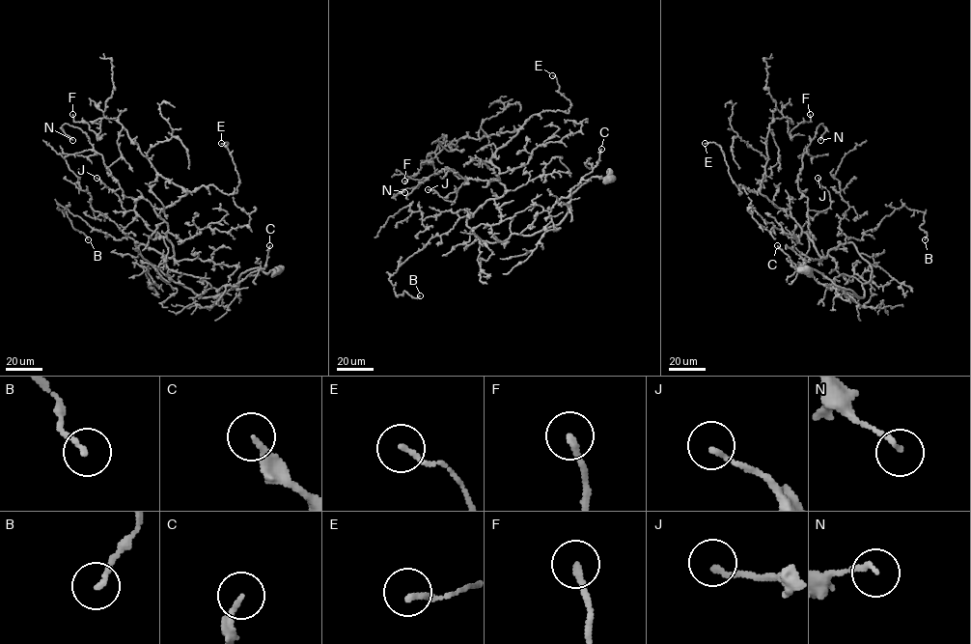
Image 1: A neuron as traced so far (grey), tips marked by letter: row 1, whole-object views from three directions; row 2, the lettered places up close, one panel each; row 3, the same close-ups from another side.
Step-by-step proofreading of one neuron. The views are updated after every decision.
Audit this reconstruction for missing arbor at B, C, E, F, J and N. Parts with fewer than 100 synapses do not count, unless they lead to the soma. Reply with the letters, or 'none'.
none

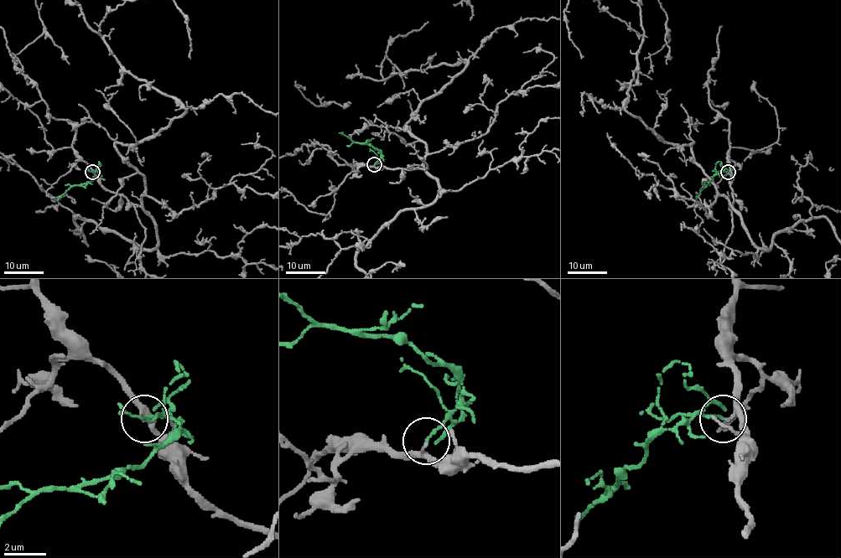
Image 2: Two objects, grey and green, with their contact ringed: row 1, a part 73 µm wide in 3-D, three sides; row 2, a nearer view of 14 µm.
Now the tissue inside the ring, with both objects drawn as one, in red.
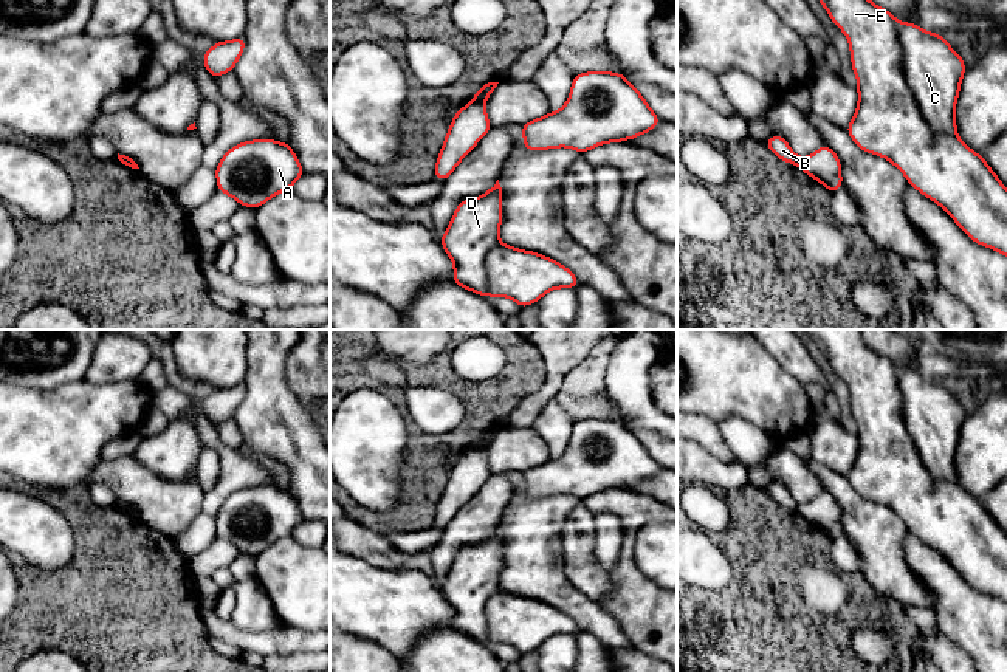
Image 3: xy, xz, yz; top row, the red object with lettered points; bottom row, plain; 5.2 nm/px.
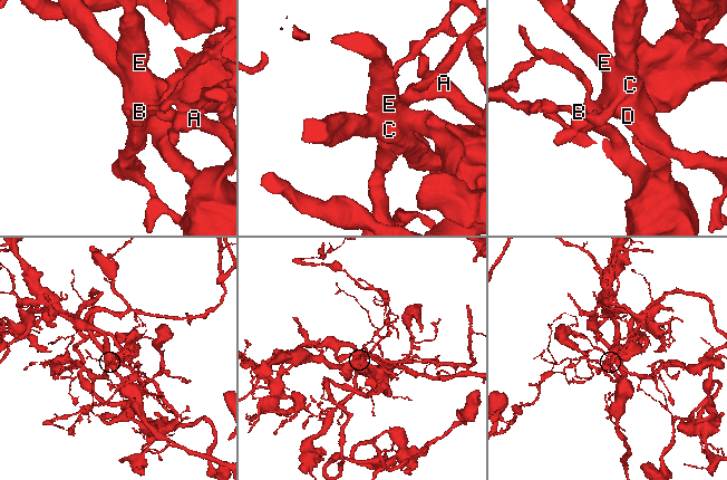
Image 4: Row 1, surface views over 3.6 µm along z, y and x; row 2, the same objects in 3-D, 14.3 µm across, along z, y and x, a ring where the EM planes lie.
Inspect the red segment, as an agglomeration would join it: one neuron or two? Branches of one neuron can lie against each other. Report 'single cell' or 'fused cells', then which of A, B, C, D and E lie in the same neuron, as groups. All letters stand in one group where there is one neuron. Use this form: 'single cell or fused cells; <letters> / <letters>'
fused cells; A B D E / C

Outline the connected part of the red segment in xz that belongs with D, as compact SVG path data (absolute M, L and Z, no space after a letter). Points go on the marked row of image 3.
M499 180L482 197L462 200L440 243L454 262L452 282L488 297L485 259L499 243L502 187Z

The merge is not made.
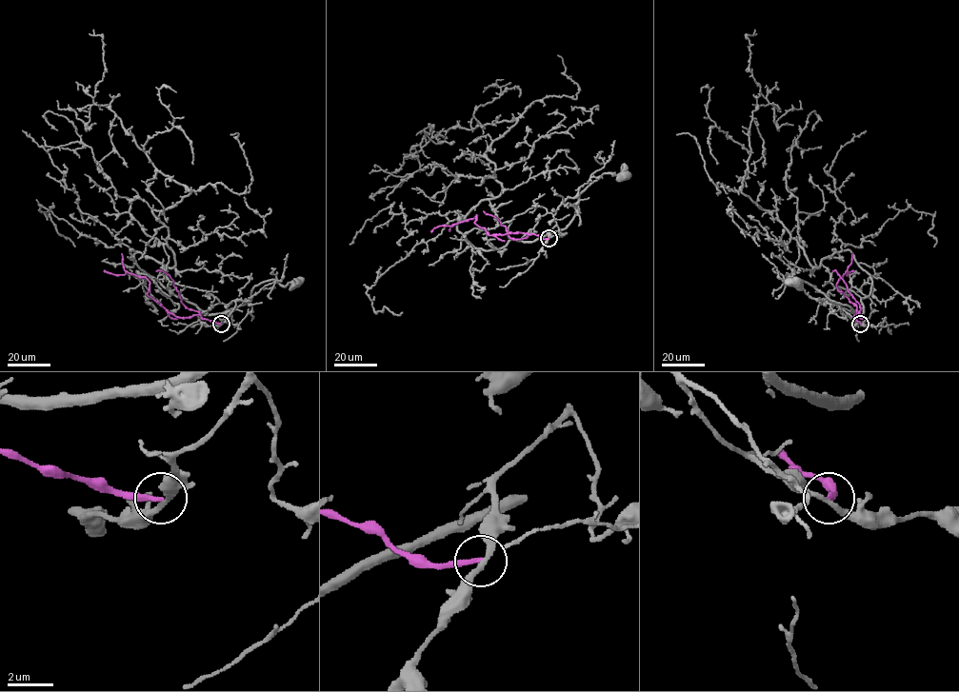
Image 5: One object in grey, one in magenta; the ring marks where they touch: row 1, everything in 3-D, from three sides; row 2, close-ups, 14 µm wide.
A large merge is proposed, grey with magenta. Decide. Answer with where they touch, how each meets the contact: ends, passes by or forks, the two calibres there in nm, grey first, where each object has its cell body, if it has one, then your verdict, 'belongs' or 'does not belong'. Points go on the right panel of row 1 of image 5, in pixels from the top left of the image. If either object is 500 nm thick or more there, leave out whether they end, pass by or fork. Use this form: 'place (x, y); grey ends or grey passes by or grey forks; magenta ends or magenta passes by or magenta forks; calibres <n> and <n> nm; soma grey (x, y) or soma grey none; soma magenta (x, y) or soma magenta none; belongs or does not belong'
place (860, 324); grey passes by; magenta ends; calibres 240 and 240 nm; soma grey (797, 282); soma magenta none; does not belong

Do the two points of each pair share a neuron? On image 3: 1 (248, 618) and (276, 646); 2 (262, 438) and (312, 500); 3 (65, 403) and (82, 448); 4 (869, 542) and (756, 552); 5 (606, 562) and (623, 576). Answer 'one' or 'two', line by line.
1: two
2: one
3: one
4: two
5: two

